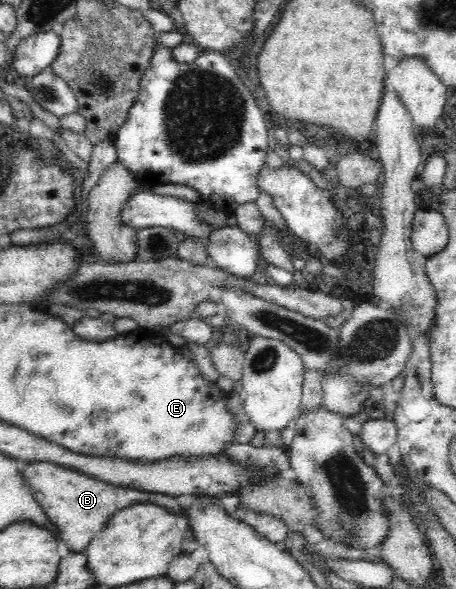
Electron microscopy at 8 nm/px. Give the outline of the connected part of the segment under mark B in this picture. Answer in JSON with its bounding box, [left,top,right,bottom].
[22,463,197,553]

